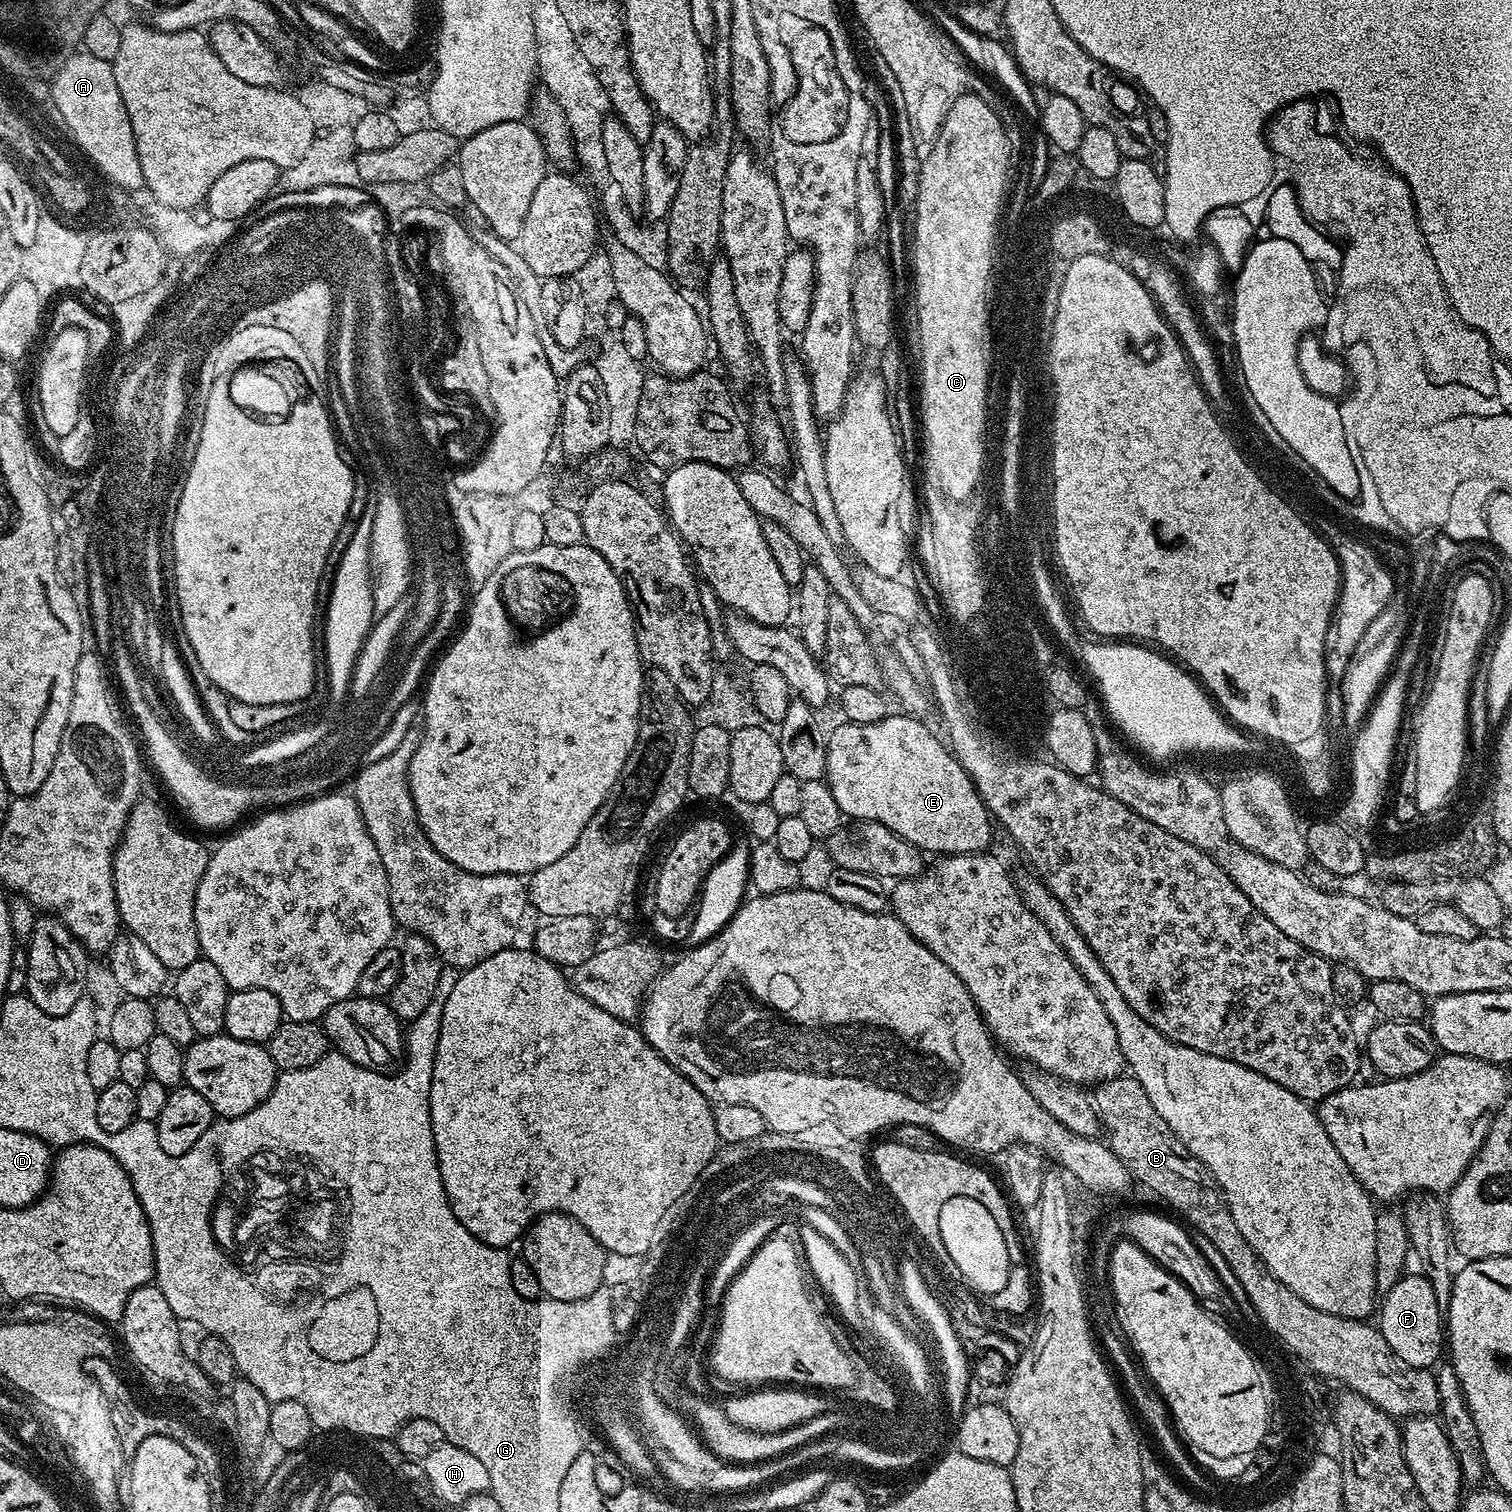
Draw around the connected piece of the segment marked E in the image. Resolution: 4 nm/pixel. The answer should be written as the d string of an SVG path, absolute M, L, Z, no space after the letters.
M889 714L886 718L882 718L878 722L870 722L869 724L850 724L840 722L833 732L827 733L827 754L826 754L826 783L830 791L834 794L834 802L838 802L841 813L845 817L852 820L873 820L874 822L882 822L882 826L886 826L890 830L894 830L894 834L898 834L906 842L910 842L914 847L923 850L925 853L940 852L944 856L961 856L962 854L970 854L971 852L984 852L987 844L992 840L992 828L994 829L994 820L989 813L988 807L984 804L984 800L980 797L979 790L974 786L974 782L968 777L968 771L956 761L955 755L950 751L949 745L944 744L927 728L923 723L923 719L907 714Z

